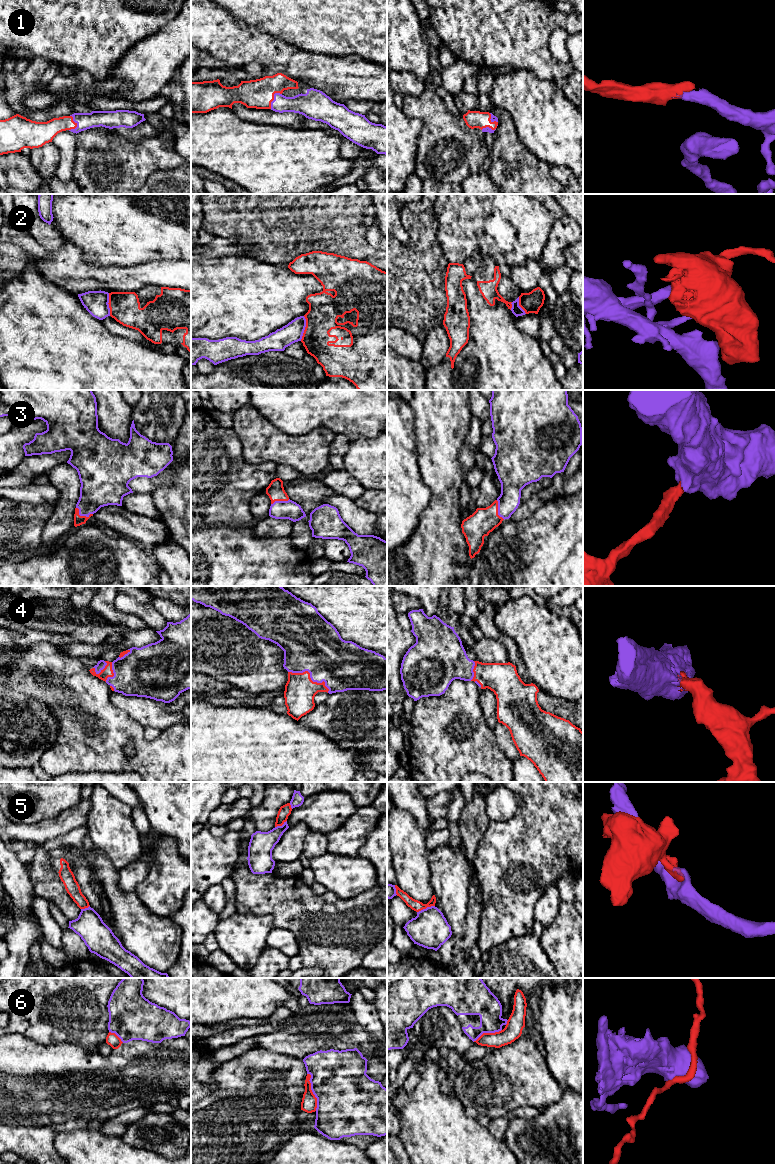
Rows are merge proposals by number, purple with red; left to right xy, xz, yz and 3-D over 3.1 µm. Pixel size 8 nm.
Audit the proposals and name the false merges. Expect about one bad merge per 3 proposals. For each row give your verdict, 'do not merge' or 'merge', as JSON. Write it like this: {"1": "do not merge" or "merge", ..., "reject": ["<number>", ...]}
{"1": "merge", "2": "do not merge", "3": "merge", "4": "merge", "5": "do not merge", "6": "do not merge", "reject": ["2", "5", "6"]}

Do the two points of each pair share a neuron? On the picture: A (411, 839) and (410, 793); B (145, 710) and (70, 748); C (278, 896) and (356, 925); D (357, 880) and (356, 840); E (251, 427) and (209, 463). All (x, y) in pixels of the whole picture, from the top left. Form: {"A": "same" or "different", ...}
{"A": "different", "B": "different", "C": "same", "D": "different", "E": "different"}

